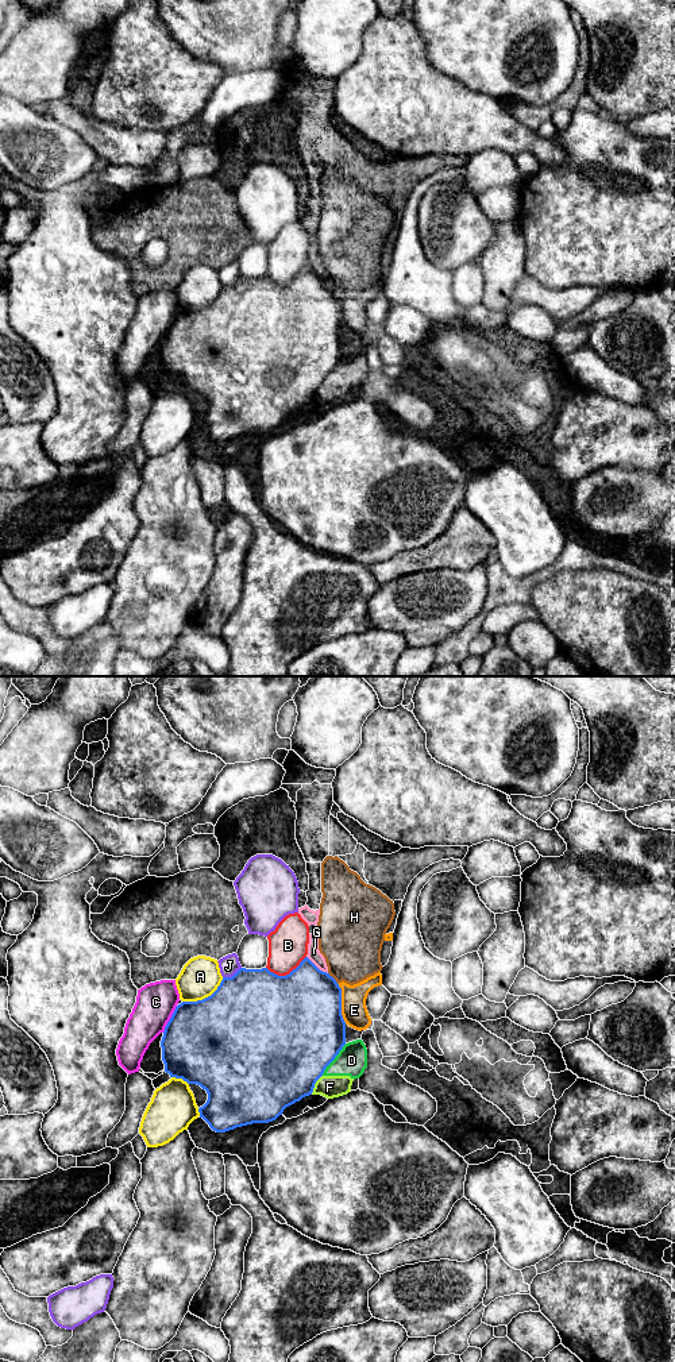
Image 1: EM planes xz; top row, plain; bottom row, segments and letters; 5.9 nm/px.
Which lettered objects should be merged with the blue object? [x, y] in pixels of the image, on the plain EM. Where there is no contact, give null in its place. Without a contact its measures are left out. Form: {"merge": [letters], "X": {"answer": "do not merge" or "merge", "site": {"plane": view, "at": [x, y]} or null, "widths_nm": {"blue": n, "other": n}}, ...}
{"merge": [], "A": {"answer": "do not merge", "site": {"plane": "xz", "at": [205, 307]}, "widths_nm": {"blue": 500, "other": 240}}, "B": {"answer": "do not merge", "site": {"plane": "xz", "at": [286, 284]}, "widths_nm": {"blue": 500, "other": 240}}, "C": {"answer": "do not merge", "site": {"plane": "xz", "at": [170, 328]}, "widths_nm": {"blue": 500, "other": 240}}, "D": {"answer": "do not merge", "site": {"plane": "xz", "at": [334, 367]}, "widths_nm": {"blue": 500, "other": 180}}, "E": {"answer": "do not merge", "site": {"plane": "xz", "at": [340, 313]}, "widths_nm": {"blue": 500, "other": 150}}, "F": {"answer": "do not merge", "site": {"plane": "xz", "at": [315, 392]}, "widths_nm": {"blue": 500, "other": 140}}, "G": {"answer": "do not merge", "site": {"plane": "xz", "at": [316, 276]}, "widths_nm": {"blue": 440, "other": 80}}, "H": {"answer": "do not merge", "site": {"plane": "xz", "at": [334, 288]}, "widths_nm": {"blue": 440, "other": 360}}, "J": {"answer": "do not merge", "site": {"plane": "xz", "at": [232, 285]}, "widths_nm": {"blue": 500, "other": 120}}}

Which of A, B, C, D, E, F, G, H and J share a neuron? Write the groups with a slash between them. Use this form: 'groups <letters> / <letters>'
groups A / B / C / D E F G H / J

